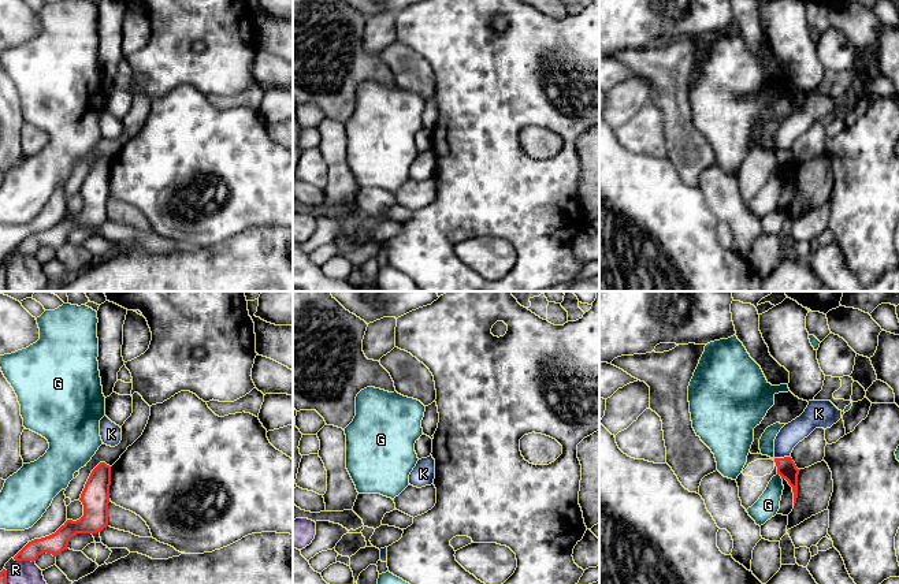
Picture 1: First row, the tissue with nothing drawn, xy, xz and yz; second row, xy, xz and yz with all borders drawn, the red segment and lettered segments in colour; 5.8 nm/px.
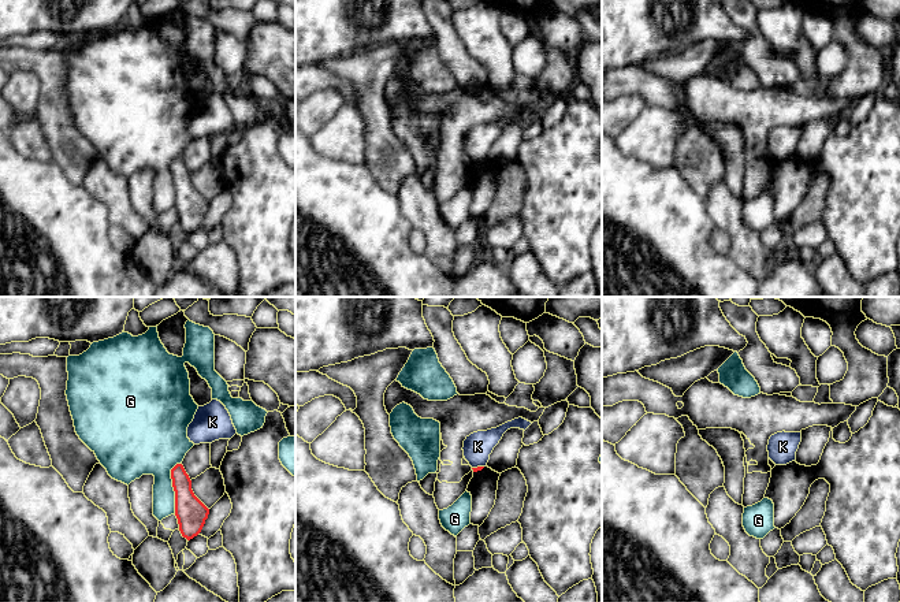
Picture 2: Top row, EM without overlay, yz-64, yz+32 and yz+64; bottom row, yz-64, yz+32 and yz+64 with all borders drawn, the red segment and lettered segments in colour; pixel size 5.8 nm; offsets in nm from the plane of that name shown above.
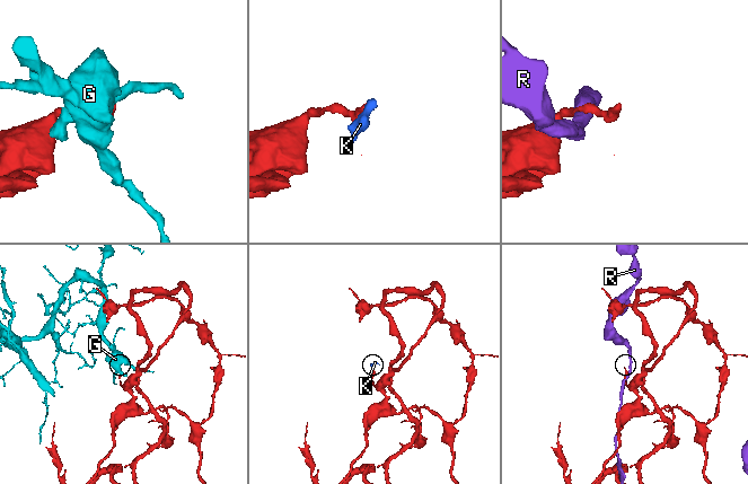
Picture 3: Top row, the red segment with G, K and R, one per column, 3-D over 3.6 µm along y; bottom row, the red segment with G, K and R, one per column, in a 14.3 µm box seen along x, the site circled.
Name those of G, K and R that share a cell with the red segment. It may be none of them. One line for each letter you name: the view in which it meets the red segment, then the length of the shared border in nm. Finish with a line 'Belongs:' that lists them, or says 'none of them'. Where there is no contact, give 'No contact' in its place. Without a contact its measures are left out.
Belongs: none of them

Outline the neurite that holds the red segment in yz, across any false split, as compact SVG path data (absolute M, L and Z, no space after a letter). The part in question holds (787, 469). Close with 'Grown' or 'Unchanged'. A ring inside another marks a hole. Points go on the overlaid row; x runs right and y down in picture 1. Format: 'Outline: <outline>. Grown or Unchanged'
Outline: M791 457L774 458L774 462L777 466L777 475L780 475L781 479L785 479L792 487L795 506L798 498L798 475L800 469L796 468Z. Unchanged

